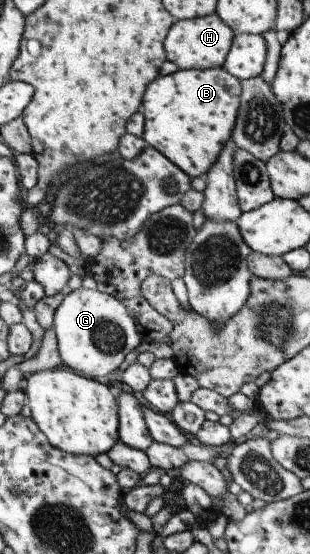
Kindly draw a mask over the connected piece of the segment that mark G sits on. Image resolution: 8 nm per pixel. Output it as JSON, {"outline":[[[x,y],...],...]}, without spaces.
{"outline":[[[80,287],[66,295],[57,309],[54,327],[58,334],[58,345],[64,365],[88,379],[104,380],[107,374],[117,371],[117,368],[125,362],[125,358],[144,342],[139,324],[129,314],[124,303],[115,295],[101,292],[98,288]]]}

